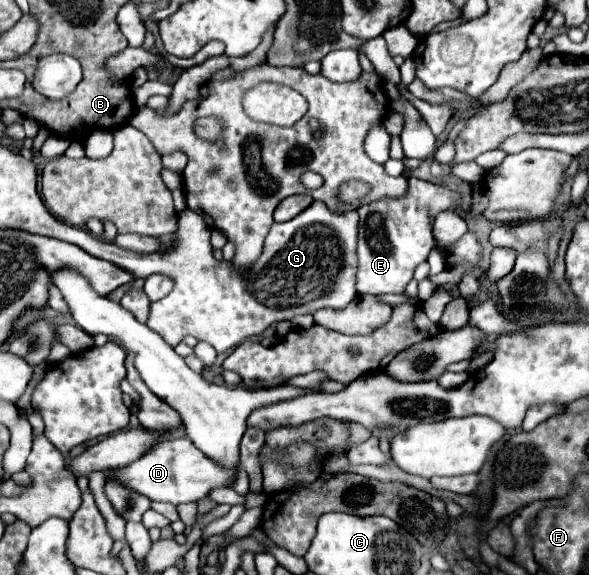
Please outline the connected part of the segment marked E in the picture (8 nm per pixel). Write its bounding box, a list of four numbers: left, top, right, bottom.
[356,178,462,294]

